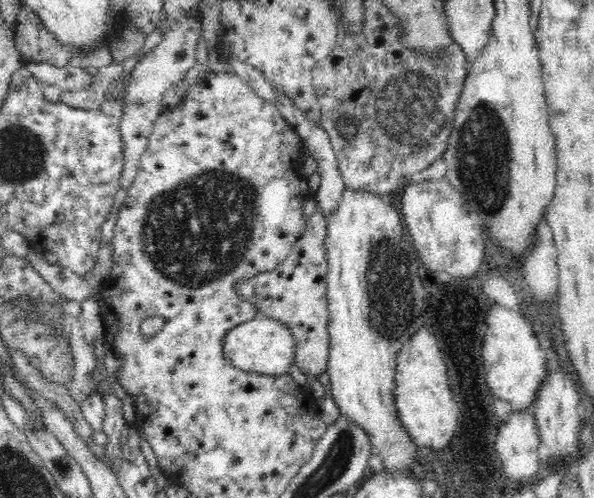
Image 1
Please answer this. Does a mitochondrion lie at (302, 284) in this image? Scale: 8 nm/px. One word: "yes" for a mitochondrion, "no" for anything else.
no

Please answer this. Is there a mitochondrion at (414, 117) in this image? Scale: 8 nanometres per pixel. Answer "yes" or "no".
yes

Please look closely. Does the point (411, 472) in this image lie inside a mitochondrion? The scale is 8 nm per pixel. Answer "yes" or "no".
no

